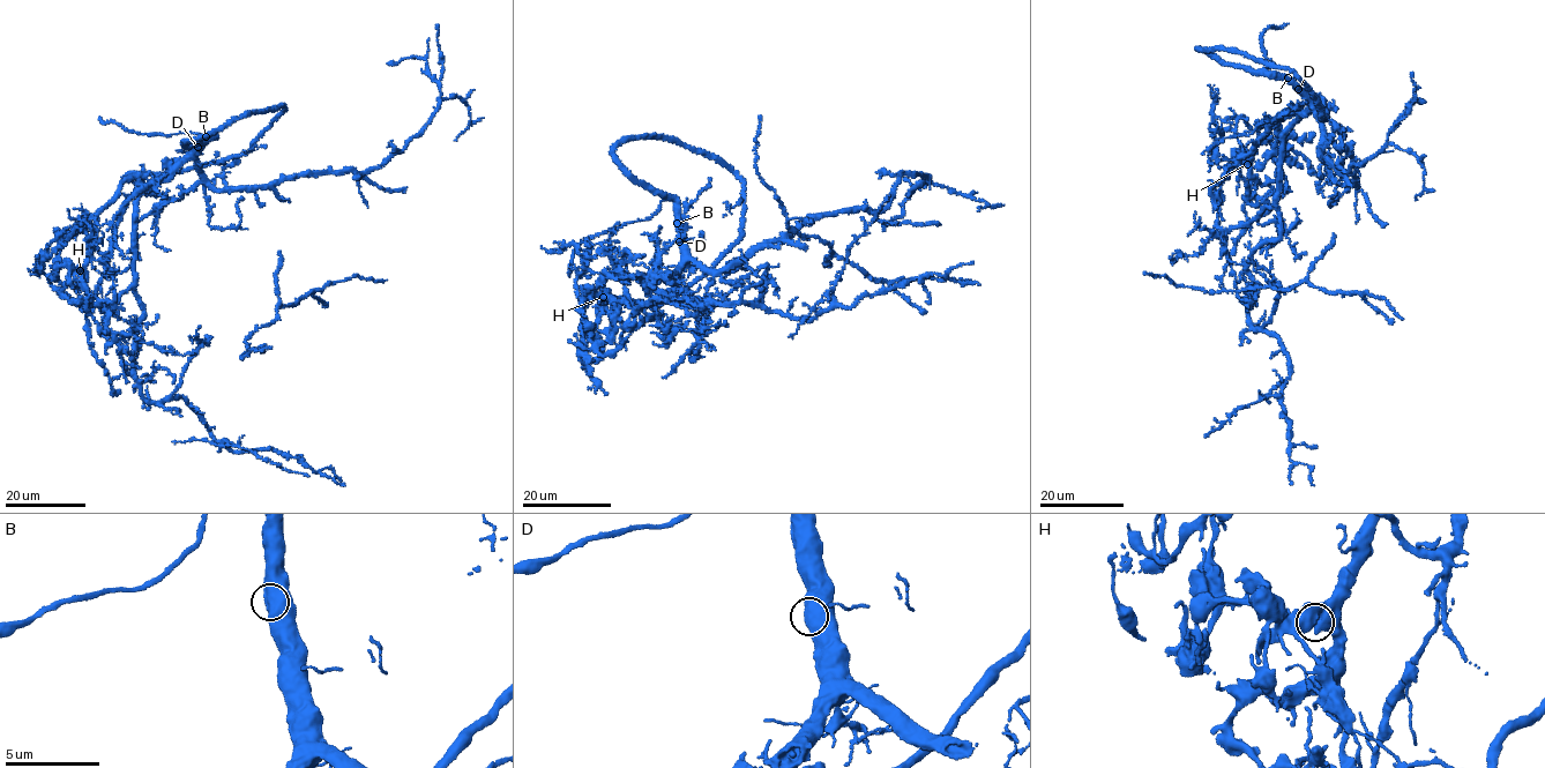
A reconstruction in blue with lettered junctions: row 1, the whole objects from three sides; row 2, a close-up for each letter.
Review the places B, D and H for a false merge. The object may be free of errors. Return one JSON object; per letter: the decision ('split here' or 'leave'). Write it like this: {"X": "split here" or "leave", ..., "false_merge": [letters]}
{"B": "leave", "D": "leave", "H": "leave", "false_merge": []}

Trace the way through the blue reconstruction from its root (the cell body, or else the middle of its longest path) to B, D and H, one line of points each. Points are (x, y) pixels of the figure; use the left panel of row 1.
B: (134, 261), (135, 220), (140, 198), (206, 136)
D: (134, 261), (135, 220), (140, 198), (198, 147)
H: (134, 261), (136, 206), (152, 183), (135, 189), (111, 222), (87, 218), (94, 218), (95, 233), (80, 270)

